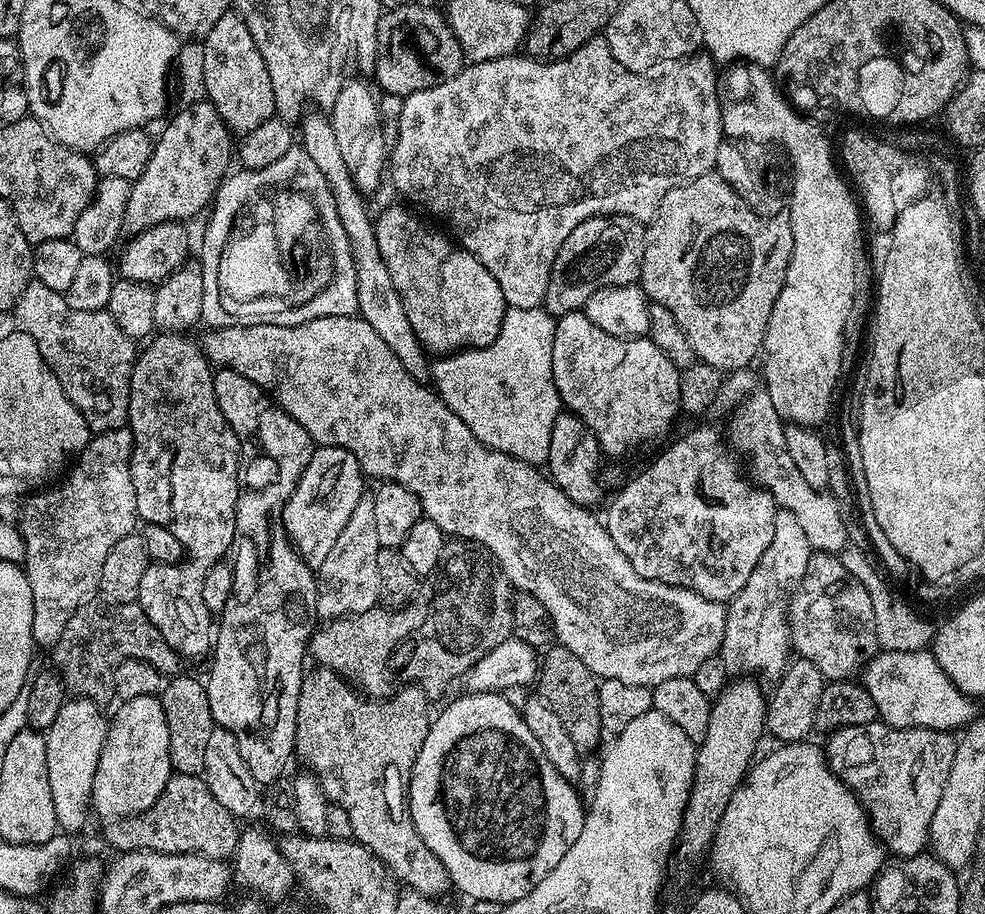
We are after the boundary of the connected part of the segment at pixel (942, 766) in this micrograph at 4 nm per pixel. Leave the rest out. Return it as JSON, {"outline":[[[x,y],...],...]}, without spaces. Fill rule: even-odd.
{"outline":[[[883,722],[866,726],[838,728],[827,737],[826,759],[832,773],[855,792],[860,804],[872,823],[876,839],[893,857],[921,855],[929,847],[930,822],[938,802],[942,802],[942,790],[950,766],[954,766],[954,750],[957,737],[951,731],[943,732],[933,728],[892,728]]]}

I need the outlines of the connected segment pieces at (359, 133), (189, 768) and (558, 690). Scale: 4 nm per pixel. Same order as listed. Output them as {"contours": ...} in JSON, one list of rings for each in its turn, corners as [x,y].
{"contours":[[[[349,79],[330,109],[338,151],[346,162],[346,170],[350,170],[350,178],[364,194],[374,191],[383,176],[385,179],[386,161],[390,156],[390,140],[384,137],[384,124],[380,121],[380,108],[376,105],[377,93],[369,88],[360,80]]],[[[184,675],[171,677],[159,693],[162,710],[166,714],[166,727],[170,730],[170,762],[173,773],[203,777],[206,745],[210,742],[210,734],[214,727],[210,714],[210,698],[203,679],[195,680],[192,676]]],[[[552,646],[543,653],[540,660],[538,692],[545,702],[562,718],[562,726],[566,726],[566,734],[574,738],[574,746],[582,754],[588,754],[602,737],[600,715],[598,714],[598,680],[591,670],[570,650]]]]}

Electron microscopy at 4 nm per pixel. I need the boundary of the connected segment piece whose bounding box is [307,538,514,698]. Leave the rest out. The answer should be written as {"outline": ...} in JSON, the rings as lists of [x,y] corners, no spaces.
{"outline":[[[449,539],[438,558],[438,566],[417,587],[416,596],[402,608],[377,606],[351,616],[321,623],[308,640],[307,655],[351,682],[365,697],[387,698],[405,686],[416,685],[429,694],[461,679],[498,642],[512,636],[514,589],[485,548],[470,540]]]}

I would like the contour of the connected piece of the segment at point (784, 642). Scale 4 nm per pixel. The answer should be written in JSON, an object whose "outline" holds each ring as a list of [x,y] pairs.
{"outline":[[[783,510],[777,511],[774,538],[770,538],[766,554],[758,558],[758,566],[754,566],[754,574],[750,574],[746,586],[742,586],[736,597],[726,604],[726,630],[722,634],[718,654],[726,662],[729,673],[755,674],[761,681],[769,682],[779,680],[784,673],[790,663],[792,648],[792,635],[788,629],[790,593],[804,577],[813,555],[814,549],[806,538],[806,530],[802,530],[798,523],[798,518]]]}

